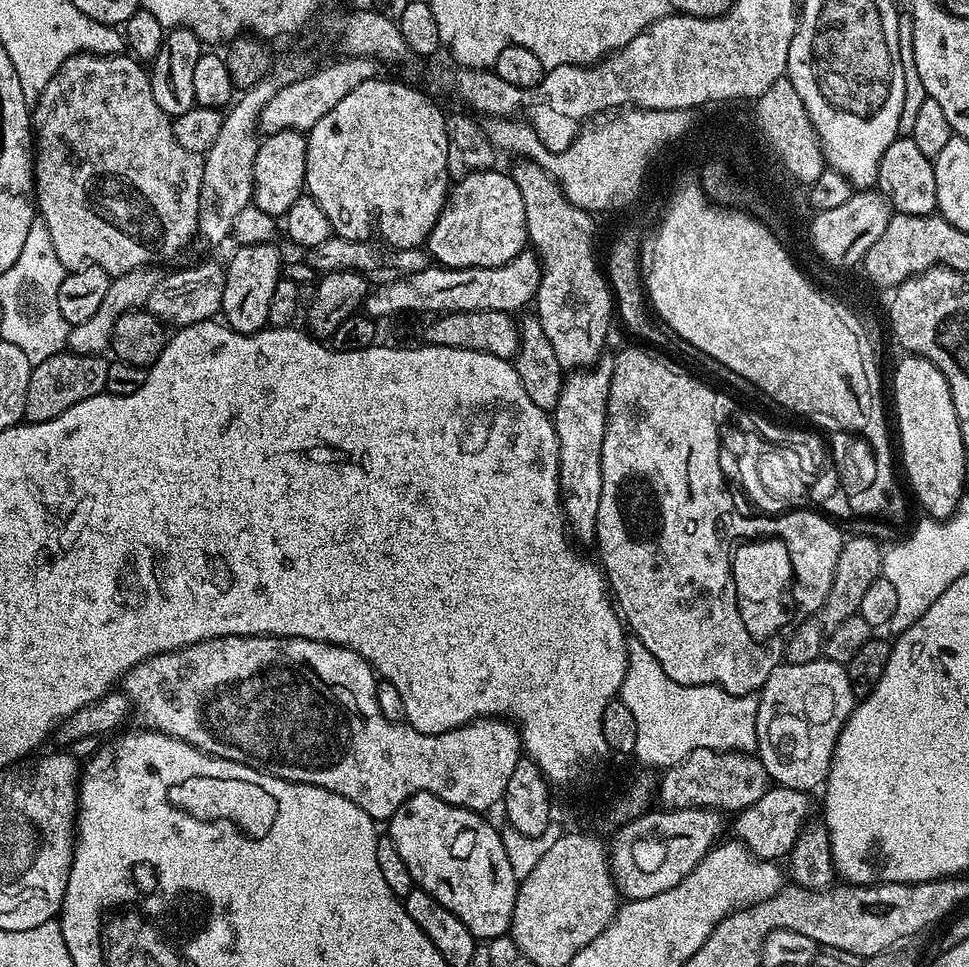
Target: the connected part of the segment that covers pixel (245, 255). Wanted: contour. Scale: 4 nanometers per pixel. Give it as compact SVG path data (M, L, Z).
M275 243L246 245L237 247L232 261L227 261L224 270L224 289L222 290L223 323L235 332L249 336L269 327L270 298L274 295L274 286L281 280L282 257Z

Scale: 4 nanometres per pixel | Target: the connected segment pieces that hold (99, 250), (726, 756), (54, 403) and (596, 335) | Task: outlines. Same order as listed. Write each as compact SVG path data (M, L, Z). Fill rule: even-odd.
M81 54L64 60L62 66L46 82L46 90L34 102L30 115L34 129L34 204L38 209L39 219L46 222L46 230L50 230L50 242L54 242L54 250L58 253L65 270L81 268L83 264L97 264L115 278L135 268L156 266L159 260L168 260L176 256L198 232L196 219L200 213L200 187L204 173L204 156L199 152L186 150L186 146L178 146L172 129L172 120L154 102L154 90L149 69L141 61L131 55L112 56L113 54Z
M699 748L690 754L686 754L686 758L682 758L676 764L663 769L660 780L660 800L665 809L669 808L715 808L717 810L726 811L729 814L735 814L741 808L749 808L754 802L758 802L758 798L762 798L762 794L768 791L770 787L770 779L766 769L760 761L760 757L752 752L716 752L712 748Z
M65 350L35 364L30 374L30 386L26 386L24 420L29 424L46 422L50 418L58 418L58 414L70 410L70 406L86 402L86 398L101 395L106 389L109 363L109 357L104 354L95 356Z
M520 158L515 163L510 175L518 190L522 190L528 239L542 265L534 315L542 322L542 330L546 330L546 338L550 338L562 367L591 368L605 351L608 327L612 320L614 324L612 289L601 265L596 265L596 252L592 249L593 217L570 203L557 180L535 160Z

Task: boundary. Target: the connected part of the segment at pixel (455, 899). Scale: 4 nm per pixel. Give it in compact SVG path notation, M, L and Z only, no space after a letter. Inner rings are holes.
M415 792L386 824L387 835L402 854L413 885L442 902L480 942L503 936L511 929L518 887L500 832L484 819L471 808L451 804L429 792Z

